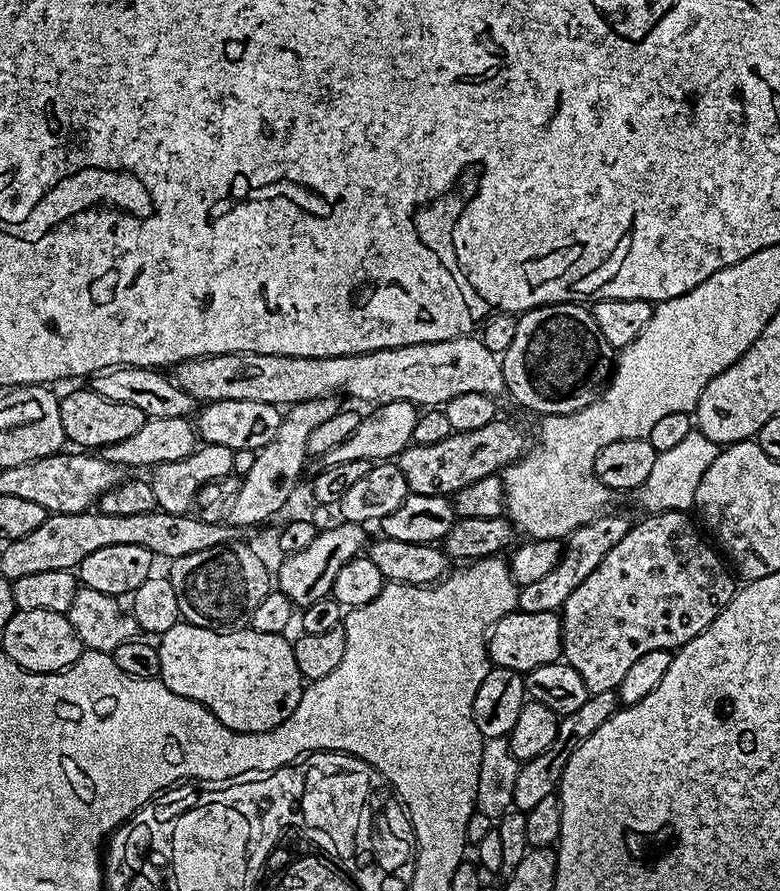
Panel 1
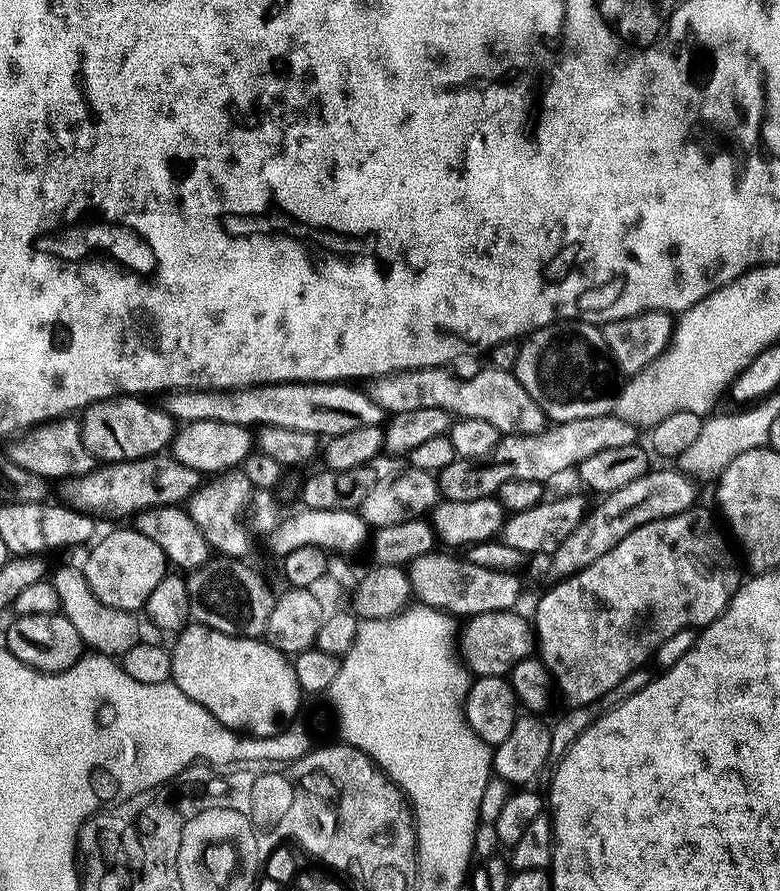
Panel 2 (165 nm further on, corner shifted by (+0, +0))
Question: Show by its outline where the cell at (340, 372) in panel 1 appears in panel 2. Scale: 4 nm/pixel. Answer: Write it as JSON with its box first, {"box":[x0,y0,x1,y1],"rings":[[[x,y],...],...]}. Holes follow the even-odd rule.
{"box":[370,366,545,436],"rings":[[[485,366],[469,380],[459,380],[448,372],[451,371],[447,367],[415,368],[410,372],[394,372],[390,376],[373,379],[370,394],[390,414],[445,408],[450,414],[460,418],[466,416],[482,418],[482,422],[490,422],[490,426],[494,426],[506,436],[536,436],[545,431],[544,411],[538,406],[538,402],[534,402],[534,398],[530,398],[530,394],[526,394],[526,390],[512,372]]]}

